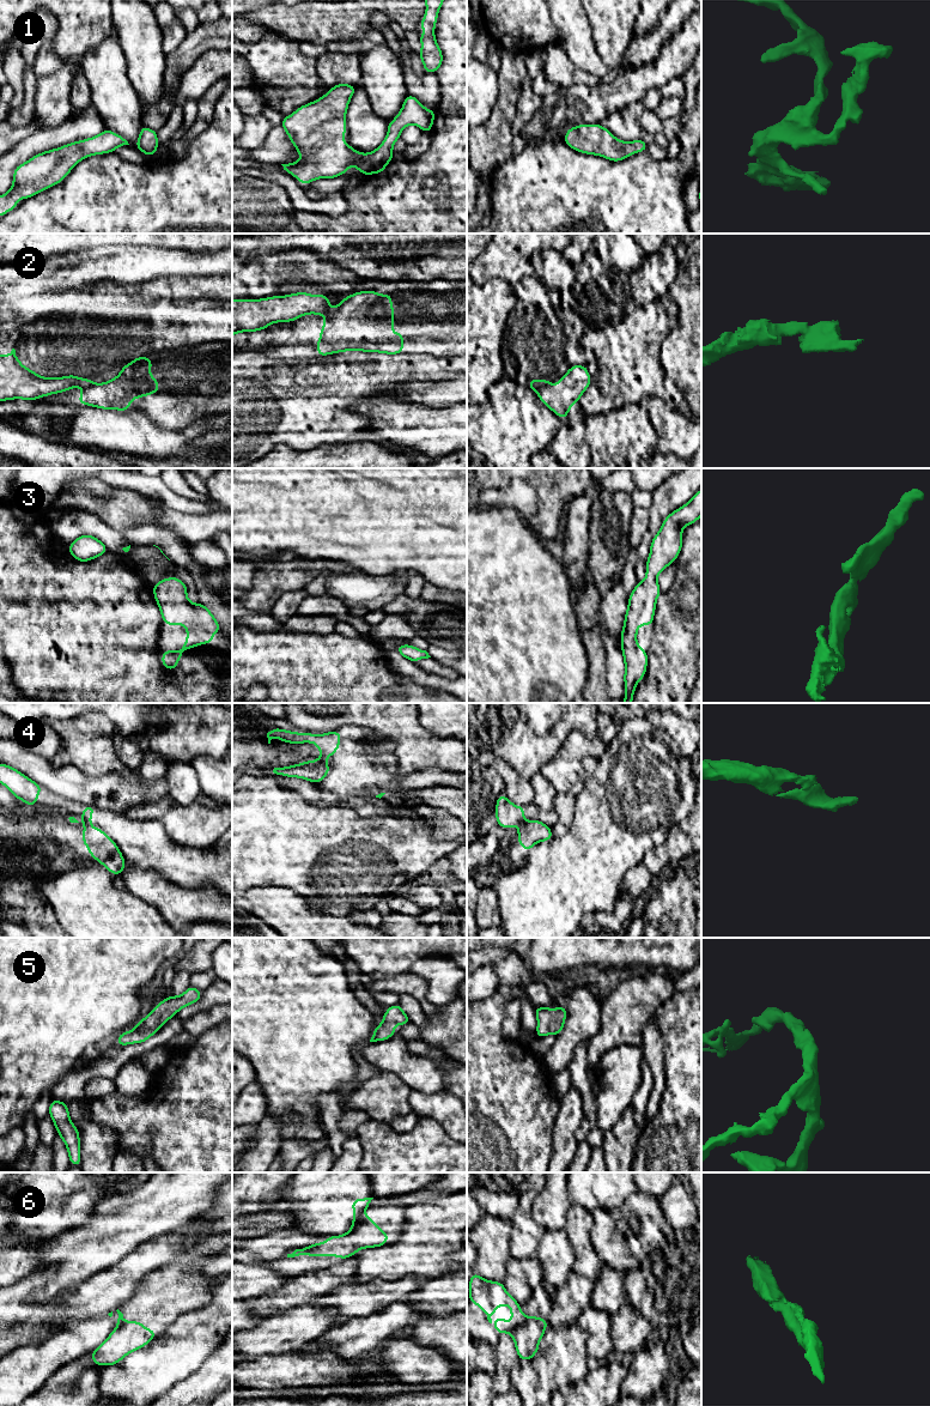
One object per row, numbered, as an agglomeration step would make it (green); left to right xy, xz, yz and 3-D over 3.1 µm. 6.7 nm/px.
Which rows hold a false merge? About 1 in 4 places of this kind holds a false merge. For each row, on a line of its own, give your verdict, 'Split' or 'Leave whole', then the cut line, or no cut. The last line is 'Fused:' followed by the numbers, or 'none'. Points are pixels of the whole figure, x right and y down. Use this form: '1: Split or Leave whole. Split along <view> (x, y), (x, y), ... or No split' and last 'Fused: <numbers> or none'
1: Leave whole. No split
2: Split. Split along yz (547, 385), (536, 392)
3: Leave whole. No split
4: Split. Split along xy (83, 822), (91, 825)
5: Leave whole. No split
6: Split. Split along yz (526, 1317), (521, 1325), (510, 1332)
Fused: 2, 4, 6

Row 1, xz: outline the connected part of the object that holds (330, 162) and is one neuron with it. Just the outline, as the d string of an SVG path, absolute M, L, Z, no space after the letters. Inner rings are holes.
M338 84L323 97L284 117L281 127L302 159L281 165L303 186L317 178L344 175L353 162L363 175L381 174L393 160L393 146L406 126L415 125L424 132L432 131L437 111L426 109L414 96L407 95L400 113L388 125L384 141L370 153L357 152L344 141L346 111L355 90L349 84Z

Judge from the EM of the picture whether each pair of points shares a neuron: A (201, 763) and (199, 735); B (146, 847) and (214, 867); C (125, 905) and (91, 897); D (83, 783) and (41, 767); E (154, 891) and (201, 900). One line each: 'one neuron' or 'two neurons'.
A: two neurons
B: one neuron
C: one neuron
D: one neuron
E: one neuron

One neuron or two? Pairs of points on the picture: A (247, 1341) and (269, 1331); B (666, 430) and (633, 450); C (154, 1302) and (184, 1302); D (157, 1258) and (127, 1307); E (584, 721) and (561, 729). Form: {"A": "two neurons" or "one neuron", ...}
{"A": "one neuron", "B": "two neurons", "C": "one neuron", "D": "two neurons", "E": "one neuron"}

